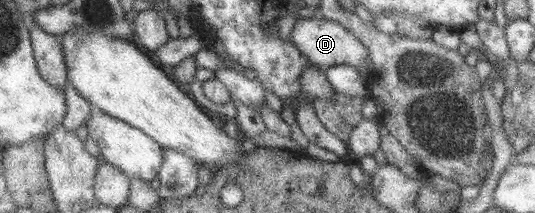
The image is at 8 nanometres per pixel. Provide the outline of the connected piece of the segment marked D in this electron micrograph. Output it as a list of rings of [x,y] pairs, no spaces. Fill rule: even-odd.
[[[298,18],[293,24],[293,28],[290,31],[291,43],[301,52],[301,55],[304,55],[307,58],[307,61],[317,65],[321,68],[326,68],[328,66],[334,65],[350,65],[355,69],[359,69],[362,66],[363,62],[369,63],[368,70],[370,69],[370,59],[368,59],[367,50],[364,49],[363,45],[357,41],[356,37],[353,37],[342,25],[335,21],[330,21],[327,19],[317,19],[317,18],[307,18],[301,19]]]

